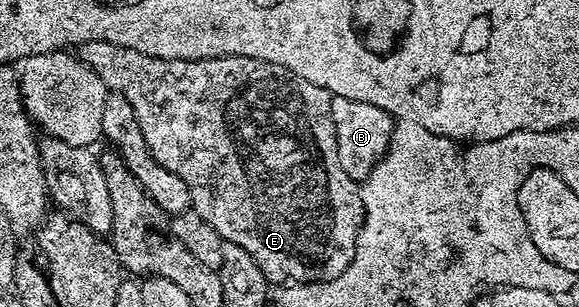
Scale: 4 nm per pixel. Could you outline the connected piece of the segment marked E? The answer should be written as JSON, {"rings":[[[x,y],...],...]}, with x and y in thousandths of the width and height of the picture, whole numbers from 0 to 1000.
{"rings":[[[180,134],[143,140],[140,153],[130,156],[128,179],[178,264],[192,306],[207,309],[225,336],[225,355],[231,355],[238,420],[245,427],[252,485],[264,528],[306,570],[321,599],[332,645],[330,684],[361,726],[389,792],[402,792],[411,798],[413,811],[421,811],[458,893],[465,925],[566,922],[601,873],[615,821],[615,775],[622,756],[622,736],[629,730],[629,671],[620,606],[611,590],[604,590],[604,577],[591,564],[591,537],[584,537],[584,472],[573,391],[577,313],[563,290],[542,277],[539,264],[522,264],[513,244],[504,244],[472,205],[409,179],[392,179],[375,192],[273,192]]]}

